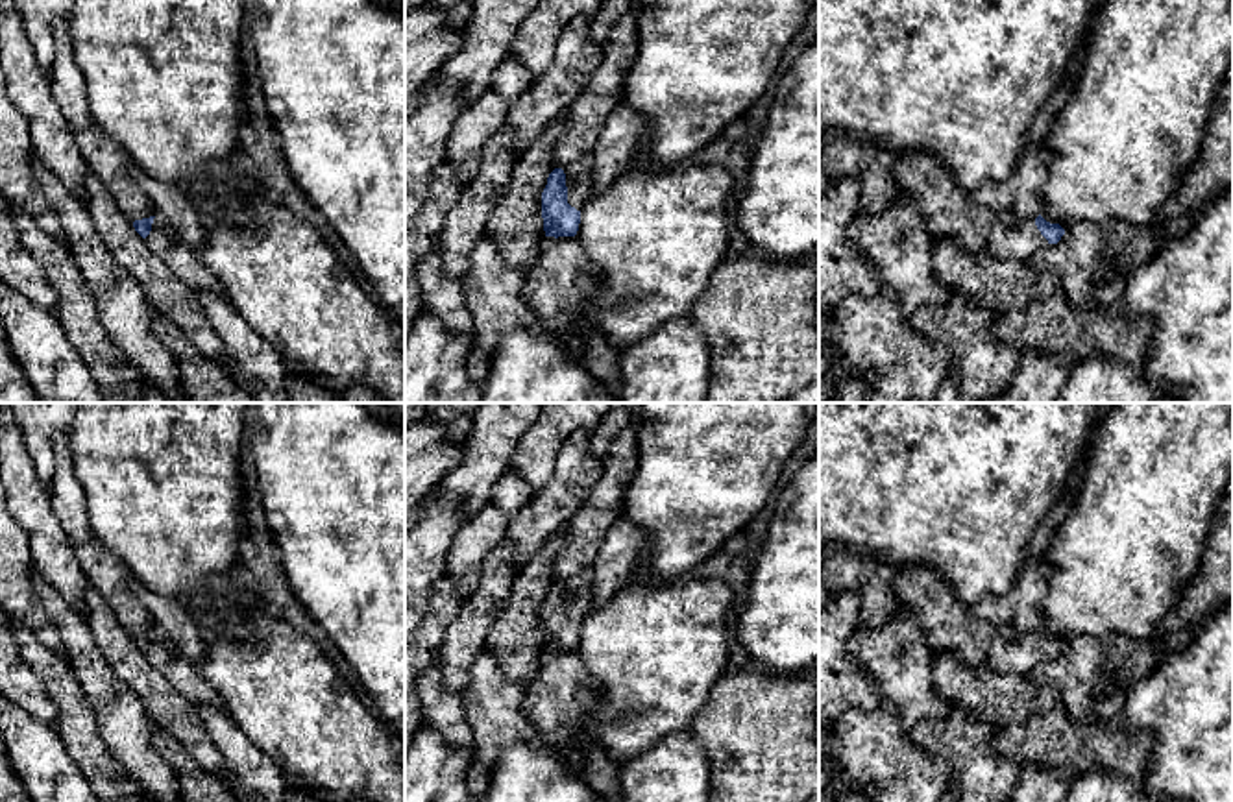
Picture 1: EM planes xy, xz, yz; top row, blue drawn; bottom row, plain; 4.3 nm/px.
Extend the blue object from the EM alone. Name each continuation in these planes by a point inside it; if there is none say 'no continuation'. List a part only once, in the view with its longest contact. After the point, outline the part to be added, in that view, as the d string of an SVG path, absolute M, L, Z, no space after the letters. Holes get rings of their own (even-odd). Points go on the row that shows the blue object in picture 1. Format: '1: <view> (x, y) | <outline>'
1: xz (579, 172) | M584 153L582 157L569 163L566 168L562 168L566 174L566 187L568 187L568 203L575 207L577 211L582 209L582 205L590 198L592 188L592 155Z

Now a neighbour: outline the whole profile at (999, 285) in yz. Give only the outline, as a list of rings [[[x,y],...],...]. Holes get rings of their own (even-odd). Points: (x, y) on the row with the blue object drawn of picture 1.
[[[954,238],[937,242],[934,272],[950,296],[961,294],[998,318],[1059,290],[1054,272],[1035,270],[1028,261],[1002,261],[987,249],[971,253]]]

